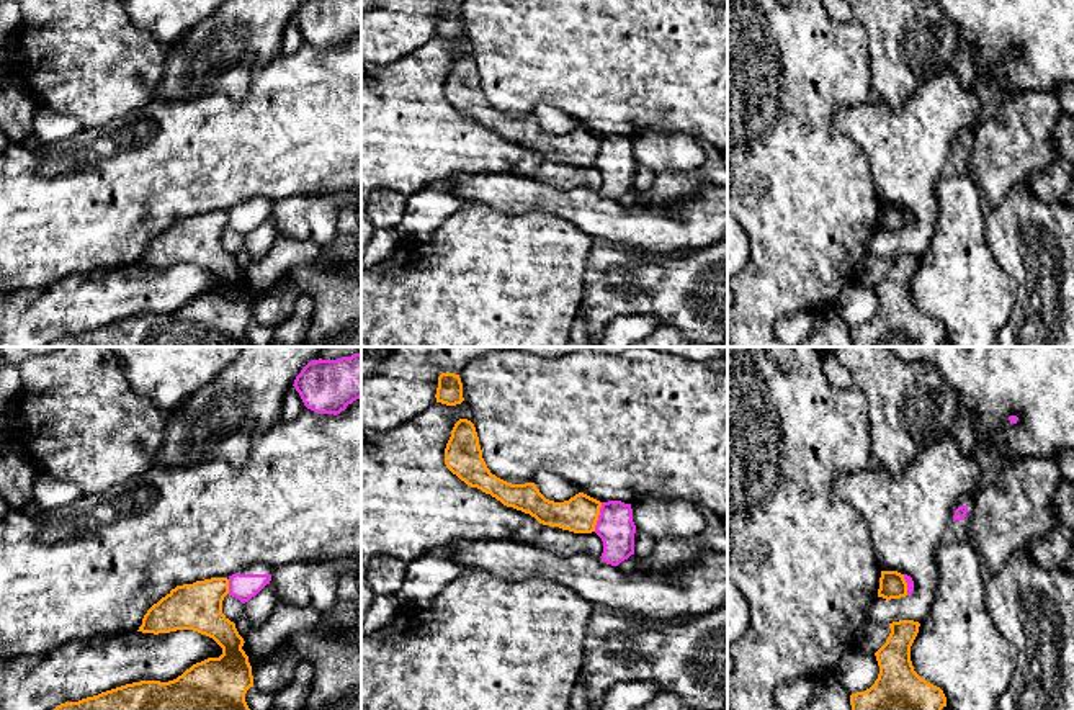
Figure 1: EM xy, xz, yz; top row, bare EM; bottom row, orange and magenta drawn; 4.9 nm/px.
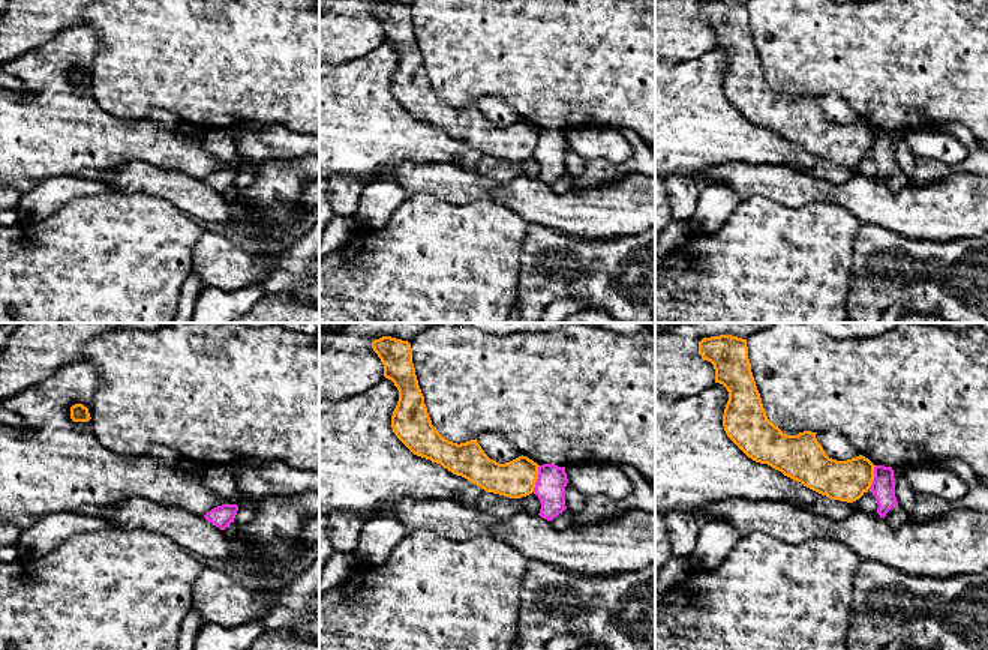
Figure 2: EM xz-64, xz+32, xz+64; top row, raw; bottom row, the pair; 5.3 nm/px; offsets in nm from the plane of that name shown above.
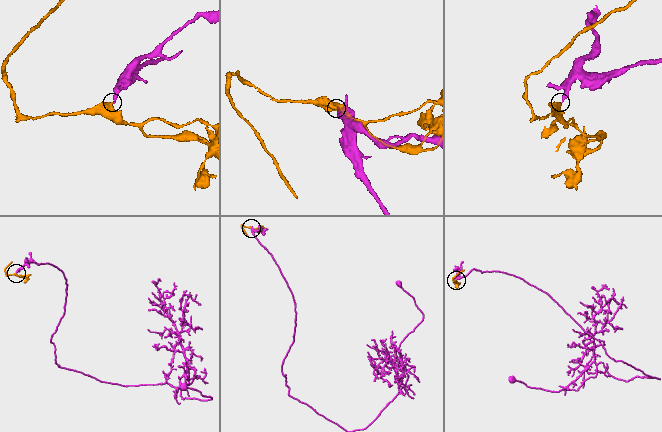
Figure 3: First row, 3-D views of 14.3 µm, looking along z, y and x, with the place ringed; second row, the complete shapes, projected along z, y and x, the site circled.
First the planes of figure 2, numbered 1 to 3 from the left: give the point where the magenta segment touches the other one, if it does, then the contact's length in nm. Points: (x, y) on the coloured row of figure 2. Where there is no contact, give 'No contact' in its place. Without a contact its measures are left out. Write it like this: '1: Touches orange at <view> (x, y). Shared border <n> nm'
1: No contact
2: Touches orange at xz+32 (537, 478). Shared border 150 nm
3: Touches orange at xz+64 (873, 478). Shared border 130 nm

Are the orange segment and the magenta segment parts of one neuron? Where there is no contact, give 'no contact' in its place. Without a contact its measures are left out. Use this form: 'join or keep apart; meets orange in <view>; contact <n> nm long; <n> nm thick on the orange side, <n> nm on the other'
keep apart; meets orange in xz; contact 150 nm long; 180 nm thick on the orange side, 180 nm on the other

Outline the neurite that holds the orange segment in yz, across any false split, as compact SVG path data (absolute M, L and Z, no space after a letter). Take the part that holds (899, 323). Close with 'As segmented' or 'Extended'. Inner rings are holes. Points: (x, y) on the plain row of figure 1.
M914 254L889 257L891 267L875 286L878 312L865 326L850 329L852 347L940 347L946 340L943 324L914 304L911 280L919 260Z. As segmented

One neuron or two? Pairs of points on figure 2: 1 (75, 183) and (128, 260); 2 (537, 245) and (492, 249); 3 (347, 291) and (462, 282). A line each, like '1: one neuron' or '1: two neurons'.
1: two neurons
2: two neurons
3: one neuron

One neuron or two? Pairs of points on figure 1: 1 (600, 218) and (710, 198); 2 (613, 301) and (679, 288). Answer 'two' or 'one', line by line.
1: one
2: one

